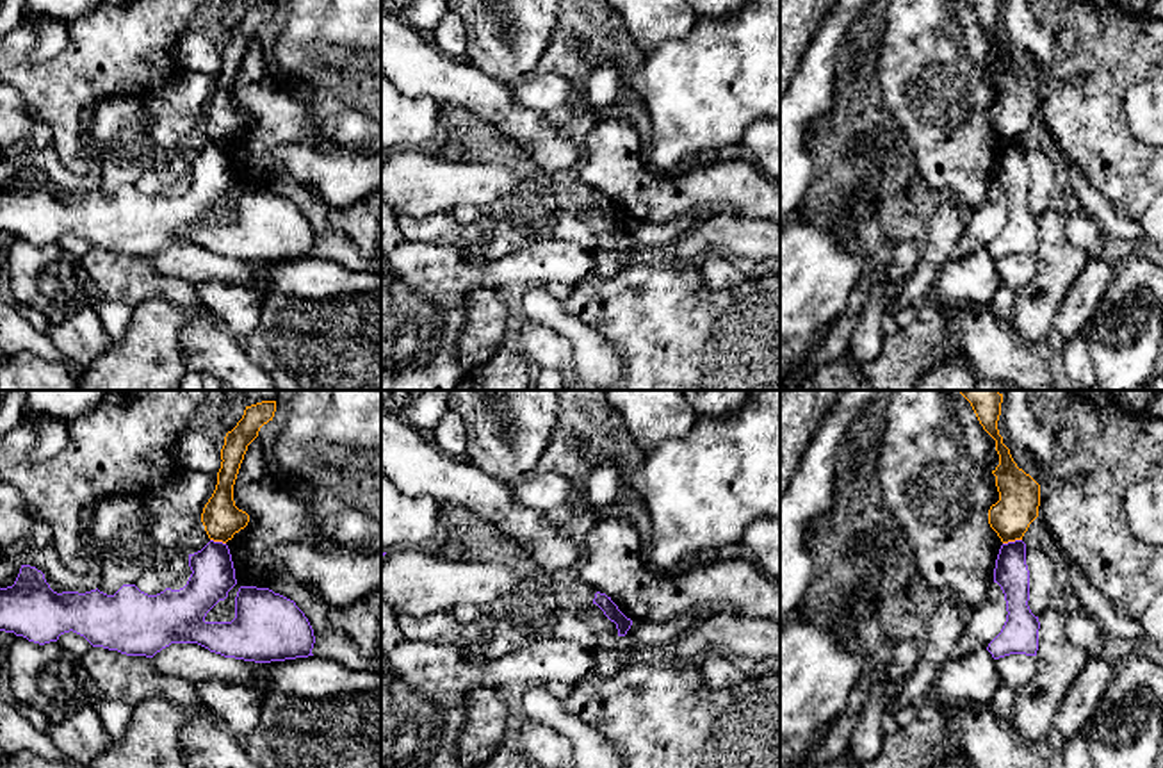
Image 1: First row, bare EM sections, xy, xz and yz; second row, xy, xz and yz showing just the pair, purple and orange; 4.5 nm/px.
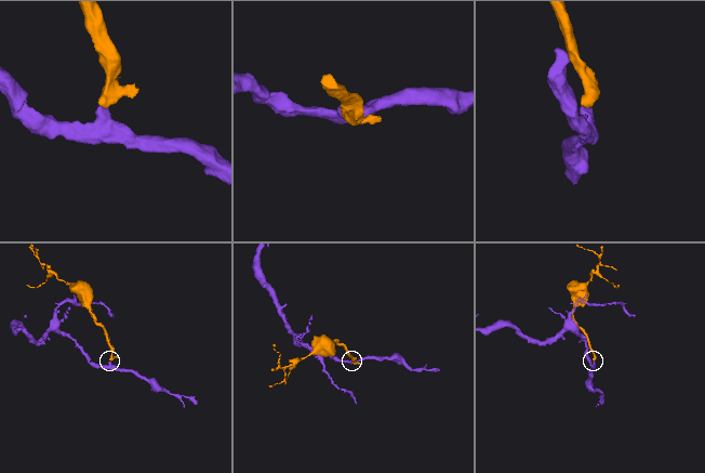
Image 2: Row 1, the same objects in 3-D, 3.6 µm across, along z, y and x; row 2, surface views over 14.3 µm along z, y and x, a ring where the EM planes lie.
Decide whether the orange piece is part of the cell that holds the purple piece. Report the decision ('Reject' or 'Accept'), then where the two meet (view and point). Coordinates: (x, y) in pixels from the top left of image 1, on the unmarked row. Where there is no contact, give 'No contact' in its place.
Reject. Touches purple at yz (1012, 143)

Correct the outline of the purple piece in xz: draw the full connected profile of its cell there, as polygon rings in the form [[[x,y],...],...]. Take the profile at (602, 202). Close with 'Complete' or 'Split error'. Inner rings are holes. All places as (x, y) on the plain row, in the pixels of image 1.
[[[597,192],[595,194],[595,200],[593,200],[593,205],[597,205],[604,216],[616,225],[616,230],[618,230],[618,237],[625,237],[627,232],[630,230],[632,226],[632,221],[627,219],[620,210],[618,207],[611,201],[611,198],[607,198],[606,194],[600,194]]]. Complete

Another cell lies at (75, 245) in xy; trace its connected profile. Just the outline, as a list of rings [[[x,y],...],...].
[[[73,232],[61,235],[57,244],[78,258],[82,258],[93,248],[84,237]]]

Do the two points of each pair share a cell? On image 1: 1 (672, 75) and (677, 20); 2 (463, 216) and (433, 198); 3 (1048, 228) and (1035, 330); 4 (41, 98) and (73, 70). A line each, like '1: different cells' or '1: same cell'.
1: different cells
2: different cells
3: same cell
4: same cell

